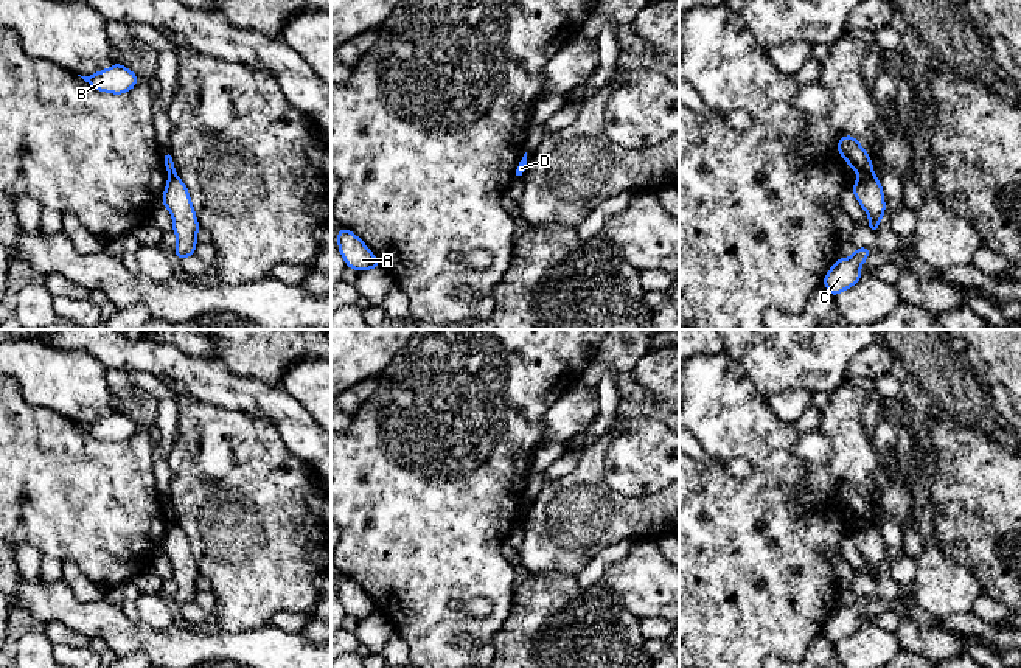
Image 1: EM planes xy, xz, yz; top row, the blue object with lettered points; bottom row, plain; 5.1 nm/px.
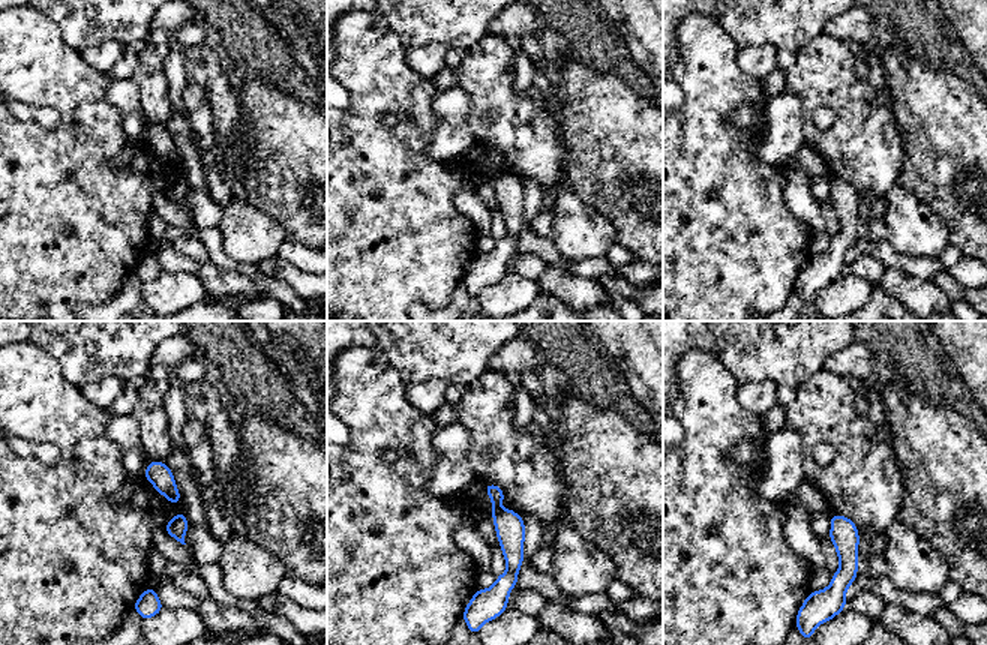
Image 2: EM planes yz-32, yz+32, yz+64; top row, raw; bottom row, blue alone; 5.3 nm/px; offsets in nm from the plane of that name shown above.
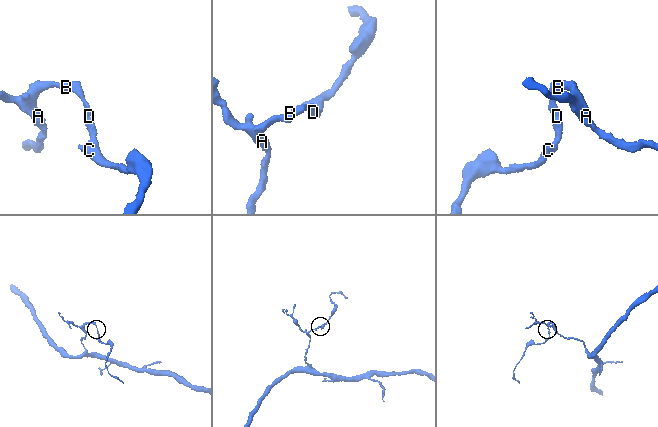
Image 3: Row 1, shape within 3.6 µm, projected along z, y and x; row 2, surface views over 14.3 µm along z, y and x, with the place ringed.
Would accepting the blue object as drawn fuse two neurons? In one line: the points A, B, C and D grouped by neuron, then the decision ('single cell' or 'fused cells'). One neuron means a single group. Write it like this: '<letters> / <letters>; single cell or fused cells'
A B D / C; fused cells

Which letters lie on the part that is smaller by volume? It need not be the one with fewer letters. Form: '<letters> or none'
C

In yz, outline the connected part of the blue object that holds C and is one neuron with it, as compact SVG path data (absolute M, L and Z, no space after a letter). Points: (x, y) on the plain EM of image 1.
M856 595L850 606L838 606L825 621L822 631L835 646L839 640L853 635L861 626L861 612L867 609L870 595Z

